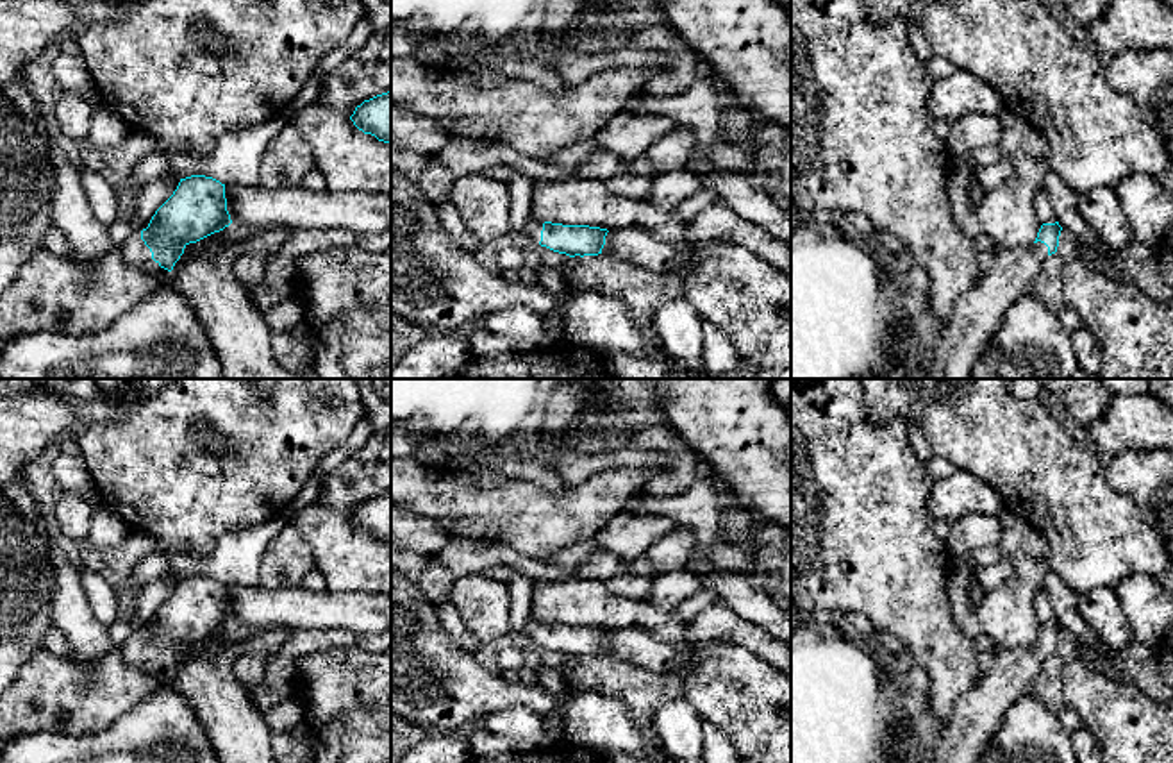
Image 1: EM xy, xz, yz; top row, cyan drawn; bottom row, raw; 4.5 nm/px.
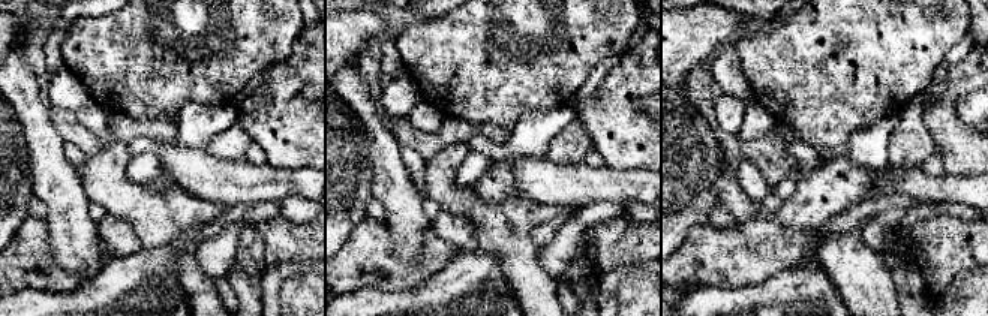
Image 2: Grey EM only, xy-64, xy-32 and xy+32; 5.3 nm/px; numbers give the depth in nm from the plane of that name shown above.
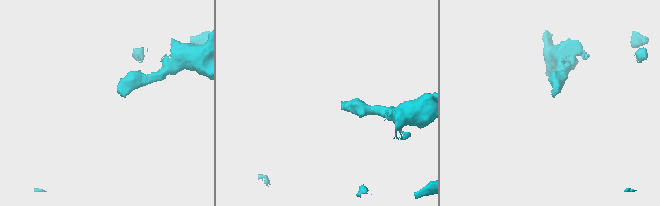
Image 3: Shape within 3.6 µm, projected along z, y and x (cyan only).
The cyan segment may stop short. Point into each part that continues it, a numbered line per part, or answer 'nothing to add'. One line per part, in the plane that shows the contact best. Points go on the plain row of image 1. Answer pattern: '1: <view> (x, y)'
1: xy (136, 654)

